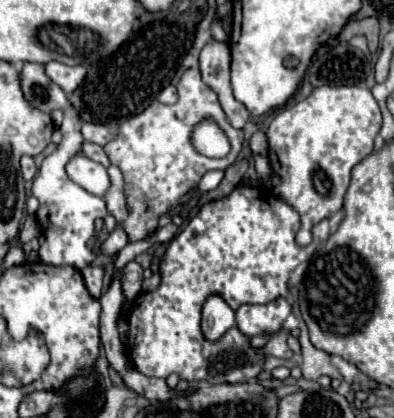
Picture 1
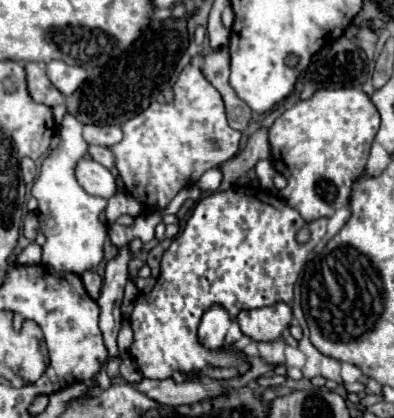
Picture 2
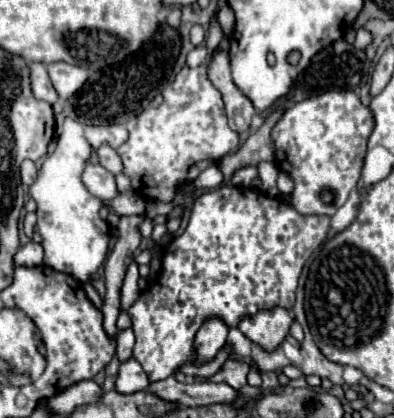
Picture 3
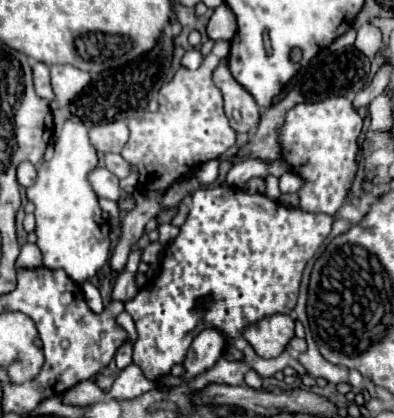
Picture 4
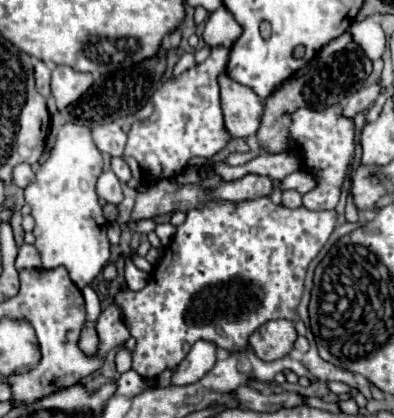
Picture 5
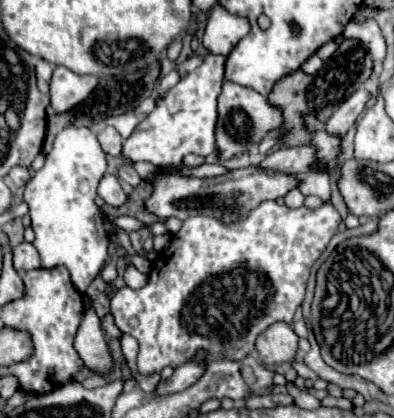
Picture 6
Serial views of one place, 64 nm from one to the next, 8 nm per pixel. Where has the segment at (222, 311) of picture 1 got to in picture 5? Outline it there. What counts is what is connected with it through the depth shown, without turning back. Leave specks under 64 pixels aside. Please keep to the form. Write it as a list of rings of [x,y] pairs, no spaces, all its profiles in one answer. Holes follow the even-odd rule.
[[[196,342],[188,356],[180,362],[172,376],[172,386],[184,386],[184,384],[194,384],[200,380],[216,362],[216,346],[210,342]]]

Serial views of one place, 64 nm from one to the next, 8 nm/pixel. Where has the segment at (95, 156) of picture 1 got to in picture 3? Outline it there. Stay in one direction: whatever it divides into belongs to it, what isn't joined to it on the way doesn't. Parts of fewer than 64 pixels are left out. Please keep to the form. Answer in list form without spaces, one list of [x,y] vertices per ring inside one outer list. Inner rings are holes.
[[[104,146],[104,148],[98,148],[96,152],[98,152],[98,158],[100,158],[100,164],[106,170],[110,170],[112,174],[122,174],[124,164],[122,164],[122,160],[120,160],[120,156],[118,156],[118,152],[114,148]]]

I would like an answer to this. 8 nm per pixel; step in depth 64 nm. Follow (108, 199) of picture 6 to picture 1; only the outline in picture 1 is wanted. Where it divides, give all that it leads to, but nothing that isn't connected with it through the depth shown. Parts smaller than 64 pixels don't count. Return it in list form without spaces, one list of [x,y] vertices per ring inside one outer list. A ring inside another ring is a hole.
[[[78,154],[68,162],[66,170],[68,176],[90,194],[106,196],[110,188],[110,176],[102,164],[96,164],[94,160],[88,160],[84,154]]]

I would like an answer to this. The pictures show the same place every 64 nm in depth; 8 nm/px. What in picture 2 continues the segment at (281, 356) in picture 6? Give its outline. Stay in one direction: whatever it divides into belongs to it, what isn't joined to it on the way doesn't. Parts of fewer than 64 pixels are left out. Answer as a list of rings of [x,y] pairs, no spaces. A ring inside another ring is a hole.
[[[280,302],[266,308],[244,310],[236,320],[240,324],[240,330],[254,342],[274,342],[290,326],[292,310],[288,304]]]

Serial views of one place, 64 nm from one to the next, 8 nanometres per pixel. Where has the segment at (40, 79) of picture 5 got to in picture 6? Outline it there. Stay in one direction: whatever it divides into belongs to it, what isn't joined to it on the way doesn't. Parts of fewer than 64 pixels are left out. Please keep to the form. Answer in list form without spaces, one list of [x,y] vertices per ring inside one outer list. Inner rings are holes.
[[[38,60],[36,64],[36,76],[38,76],[38,88],[40,92],[48,94],[48,84],[50,84],[50,78],[52,78],[52,66],[46,62],[46,60]]]

